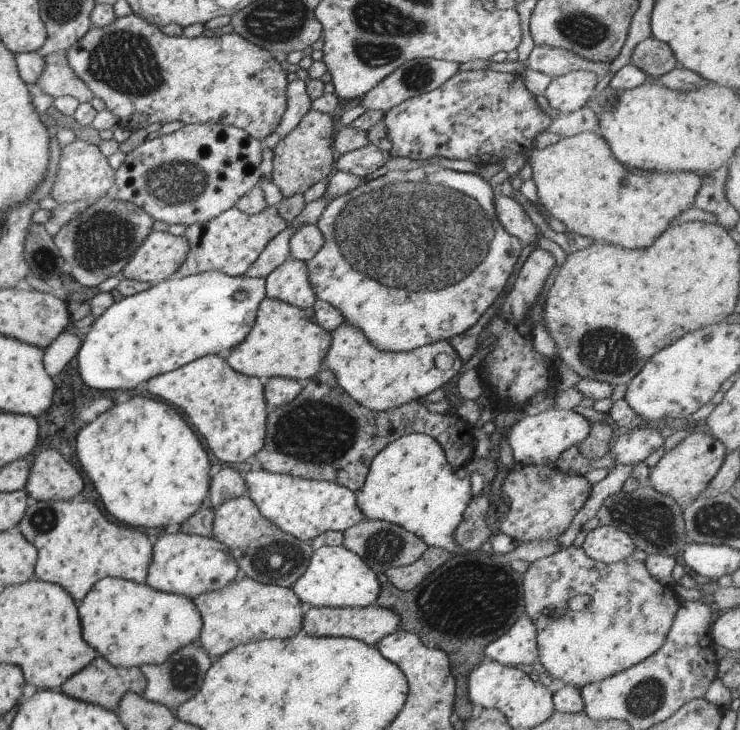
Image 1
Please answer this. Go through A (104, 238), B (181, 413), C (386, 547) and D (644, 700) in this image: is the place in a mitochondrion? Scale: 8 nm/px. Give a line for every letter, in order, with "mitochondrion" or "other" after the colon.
A: mitochondrion
B: other
C: mitochondrion
D: mitochondrion

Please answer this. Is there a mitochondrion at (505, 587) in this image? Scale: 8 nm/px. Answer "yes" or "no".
yes

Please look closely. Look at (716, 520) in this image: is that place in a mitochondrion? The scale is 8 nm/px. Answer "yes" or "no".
yes

